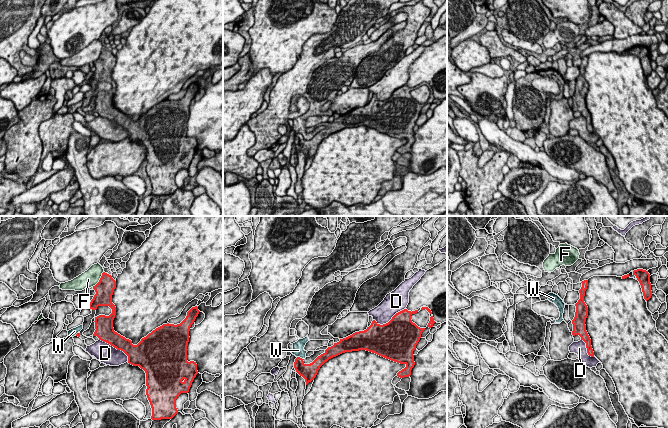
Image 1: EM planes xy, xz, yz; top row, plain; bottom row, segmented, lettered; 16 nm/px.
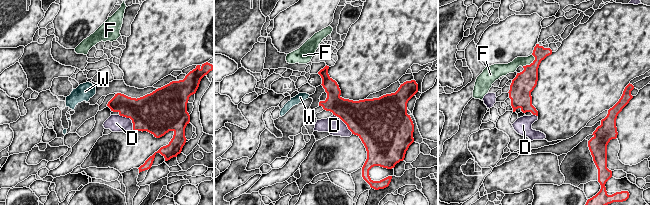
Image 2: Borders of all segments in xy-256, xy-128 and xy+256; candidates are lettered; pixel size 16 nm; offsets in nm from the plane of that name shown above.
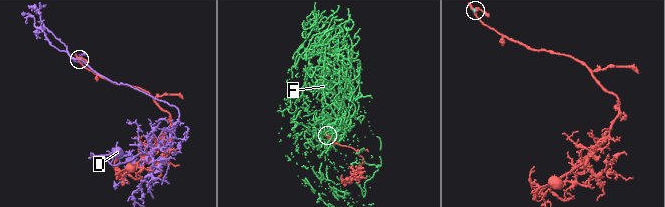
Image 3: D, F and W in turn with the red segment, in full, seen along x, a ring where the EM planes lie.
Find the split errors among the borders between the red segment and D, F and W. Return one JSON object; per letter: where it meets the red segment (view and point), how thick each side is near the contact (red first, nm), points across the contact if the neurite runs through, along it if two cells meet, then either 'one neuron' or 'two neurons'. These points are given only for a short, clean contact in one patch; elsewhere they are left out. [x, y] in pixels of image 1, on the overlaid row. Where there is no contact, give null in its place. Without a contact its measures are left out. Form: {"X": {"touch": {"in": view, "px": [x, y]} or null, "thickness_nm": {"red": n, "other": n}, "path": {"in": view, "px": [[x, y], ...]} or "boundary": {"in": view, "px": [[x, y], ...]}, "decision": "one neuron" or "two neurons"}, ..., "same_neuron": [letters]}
{"D": {"touch": {"in": "xz", "px": [390, 320]}, "thickness_nm": {"red": 500, "other": 320}, "decision": "two neurons"}, "F": {"touch": {"in": "xy", "px": [100, 279]}, "thickness_nm": {"red": 300, "other": 280}, "decision": "two neurons"}, "W": {"touch": {"in": "xz", "px": [299, 357]}, "thickness_nm": {"red": 220, "other": 190}, "boundary": {"in": "xz", "px": [[297, 356], [302, 359]]}, "decision": "two neurons"}, "same_neuron": []}

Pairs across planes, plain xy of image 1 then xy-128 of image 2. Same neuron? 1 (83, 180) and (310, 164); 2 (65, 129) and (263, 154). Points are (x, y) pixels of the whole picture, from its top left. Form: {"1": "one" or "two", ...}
{"1": "two", "2": "one"}

